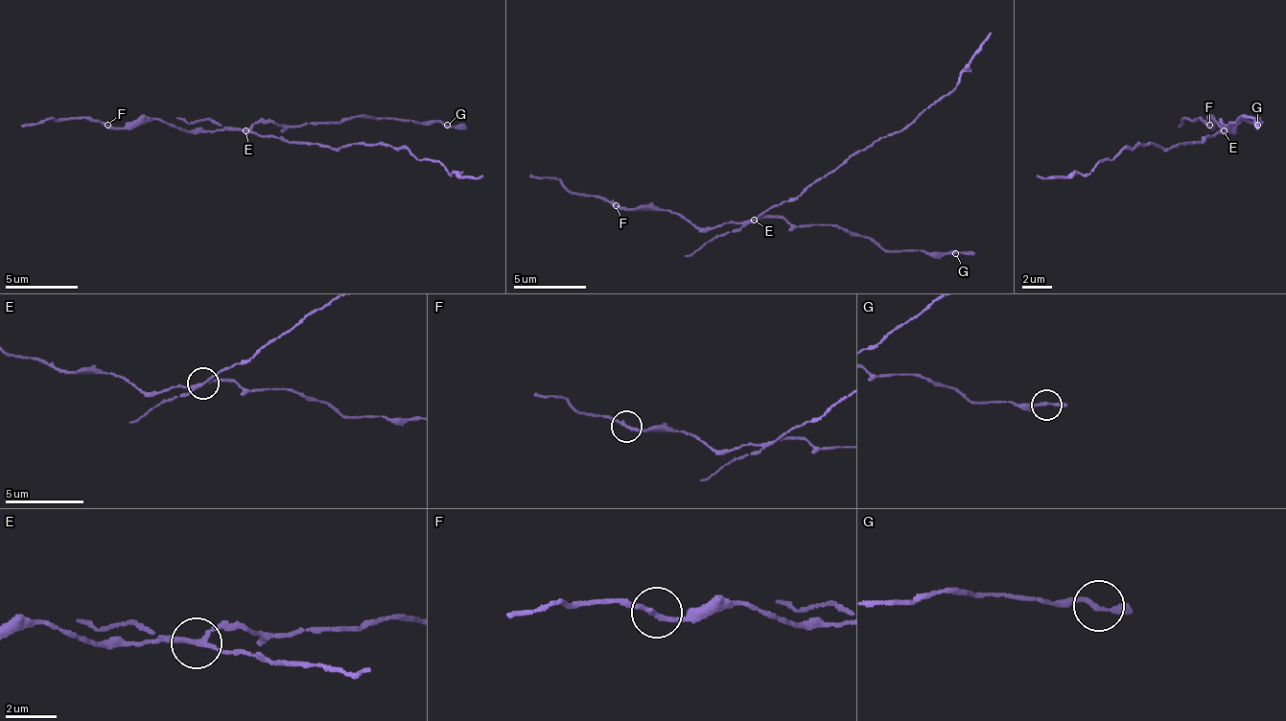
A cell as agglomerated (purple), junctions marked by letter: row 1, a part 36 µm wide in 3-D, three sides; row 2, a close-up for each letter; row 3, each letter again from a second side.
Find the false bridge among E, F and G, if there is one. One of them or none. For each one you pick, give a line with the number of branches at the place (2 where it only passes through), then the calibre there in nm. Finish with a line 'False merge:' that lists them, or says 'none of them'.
E: 4 branches meet; 170 nm thick
False merge: E

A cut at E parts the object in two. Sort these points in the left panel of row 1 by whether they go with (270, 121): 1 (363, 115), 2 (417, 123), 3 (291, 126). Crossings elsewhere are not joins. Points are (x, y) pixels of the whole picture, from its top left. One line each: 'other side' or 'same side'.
1: same side
2: same side
3: same side

